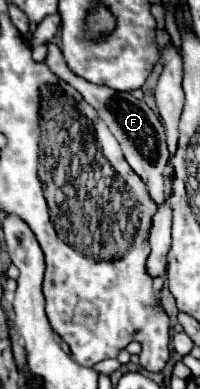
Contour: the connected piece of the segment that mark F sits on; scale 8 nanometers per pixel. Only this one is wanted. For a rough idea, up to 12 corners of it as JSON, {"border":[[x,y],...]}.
{"border":[[48,43],[44,61],[98,111],[150,197],[164,199],[164,125],[132,93],[68,71]]}

